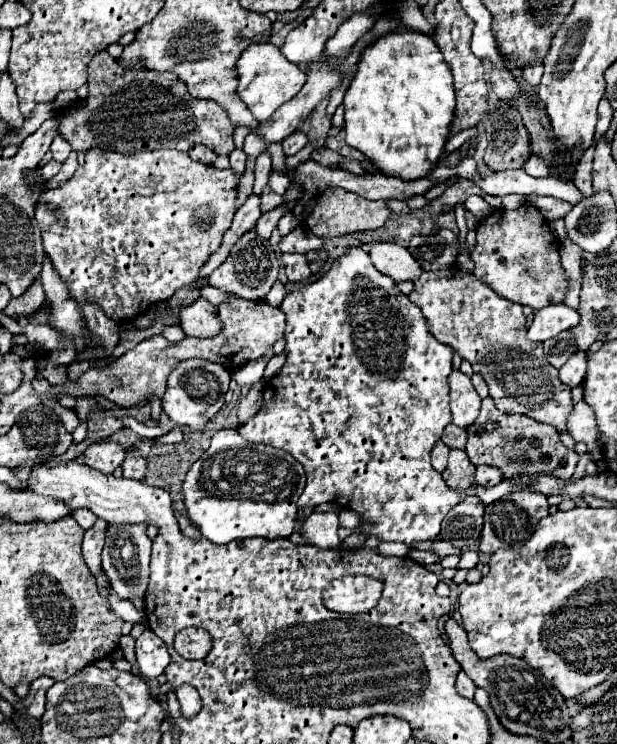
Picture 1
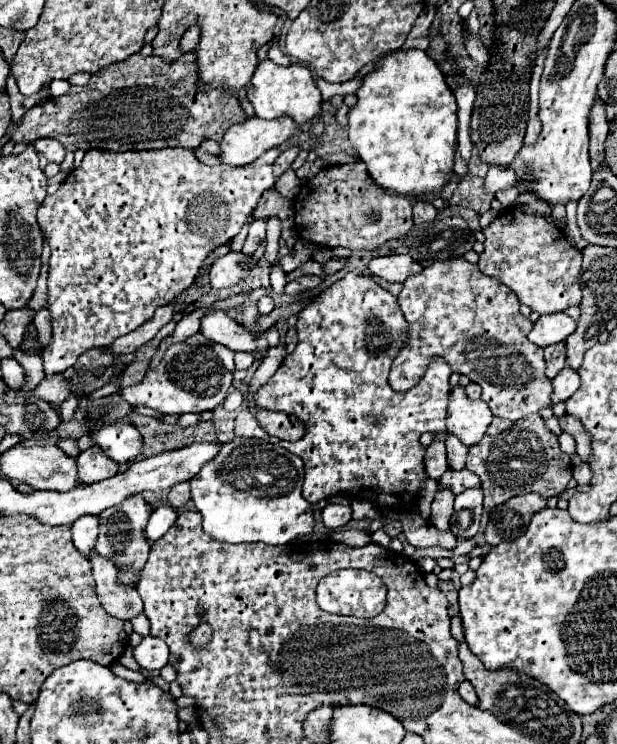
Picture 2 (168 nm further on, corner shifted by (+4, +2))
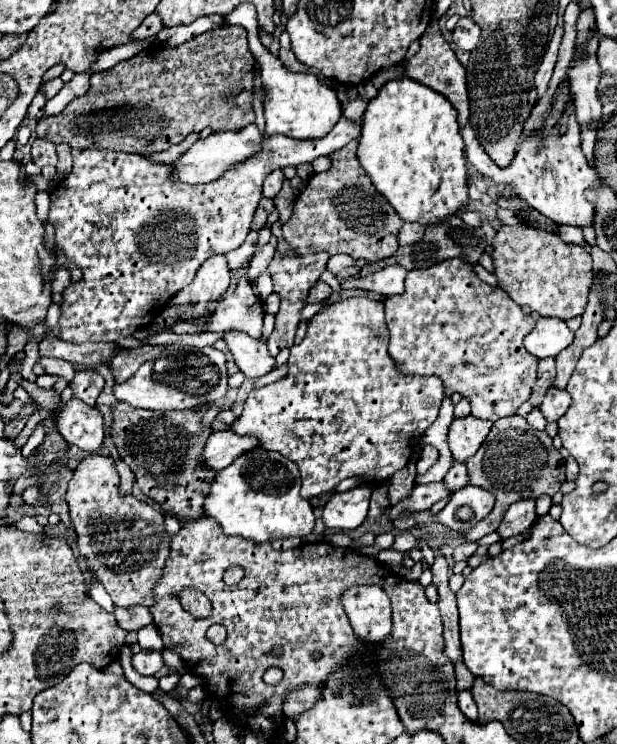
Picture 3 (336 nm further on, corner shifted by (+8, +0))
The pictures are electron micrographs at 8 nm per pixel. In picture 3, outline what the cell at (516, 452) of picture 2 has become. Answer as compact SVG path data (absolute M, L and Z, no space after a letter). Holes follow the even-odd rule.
M512 415L508 419L500 419L490 429L486 441L480 445L476 455L466 459L468 467L468 483L488 489L494 497L494 509L488 517L478 521L470 531L456 533L464 535L468 541L476 541L488 533L496 531L500 517L508 505L522 501L522 499L538 499L540 495L554 495L564 479L564 459L560 457L558 449L552 445L552 437L546 431L538 431L528 425L528 421L520 415Z

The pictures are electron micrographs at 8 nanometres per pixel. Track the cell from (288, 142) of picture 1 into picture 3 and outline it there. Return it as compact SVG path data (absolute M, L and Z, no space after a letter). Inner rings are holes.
M276 169L274 173L270 173L264 181L264 197L274 199L278 195L278 191L282 189L282 181L284 181L284 171Z

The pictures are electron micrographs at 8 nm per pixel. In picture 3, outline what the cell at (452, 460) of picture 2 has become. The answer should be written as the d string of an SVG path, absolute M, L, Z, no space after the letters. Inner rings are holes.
M452 461L452 467L450 467L450 471L446 473L444 481L446 481L446 485L448 485L448 487L452 487L452 491L454 491L454 489L464 487L464 485L468 483L466 465L464 465L464 463L458 463L458 461Z

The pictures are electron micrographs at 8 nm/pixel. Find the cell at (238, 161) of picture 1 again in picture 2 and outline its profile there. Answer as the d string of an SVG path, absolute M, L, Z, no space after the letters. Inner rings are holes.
M260 117L246 119L240 125L232 125L220 145L218 157L224 165L242 167L252 163L272 147L280 147L296 129L292 119L264 121Z

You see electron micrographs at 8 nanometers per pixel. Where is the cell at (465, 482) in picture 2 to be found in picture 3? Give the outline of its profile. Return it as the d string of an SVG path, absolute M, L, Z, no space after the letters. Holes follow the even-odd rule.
M436 481L436 483L426 483L426 485L416 485L410 499L392 507L389 513L389 520L394 522L396 517L406 511L406 509L414 509L414 511L424 511L424 509L430 509L436 501L442 501L442 499L448 499L452 493L448 491L446 483L444 481Z

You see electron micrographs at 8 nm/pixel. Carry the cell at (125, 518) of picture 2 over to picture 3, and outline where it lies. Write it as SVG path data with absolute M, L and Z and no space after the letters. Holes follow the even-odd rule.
M122 459L116 461L116 467L118 467L118 473L120 473L120 495L126 497L128 493L132 493L136 479L134 479L134 473L130 471L130 467Z

